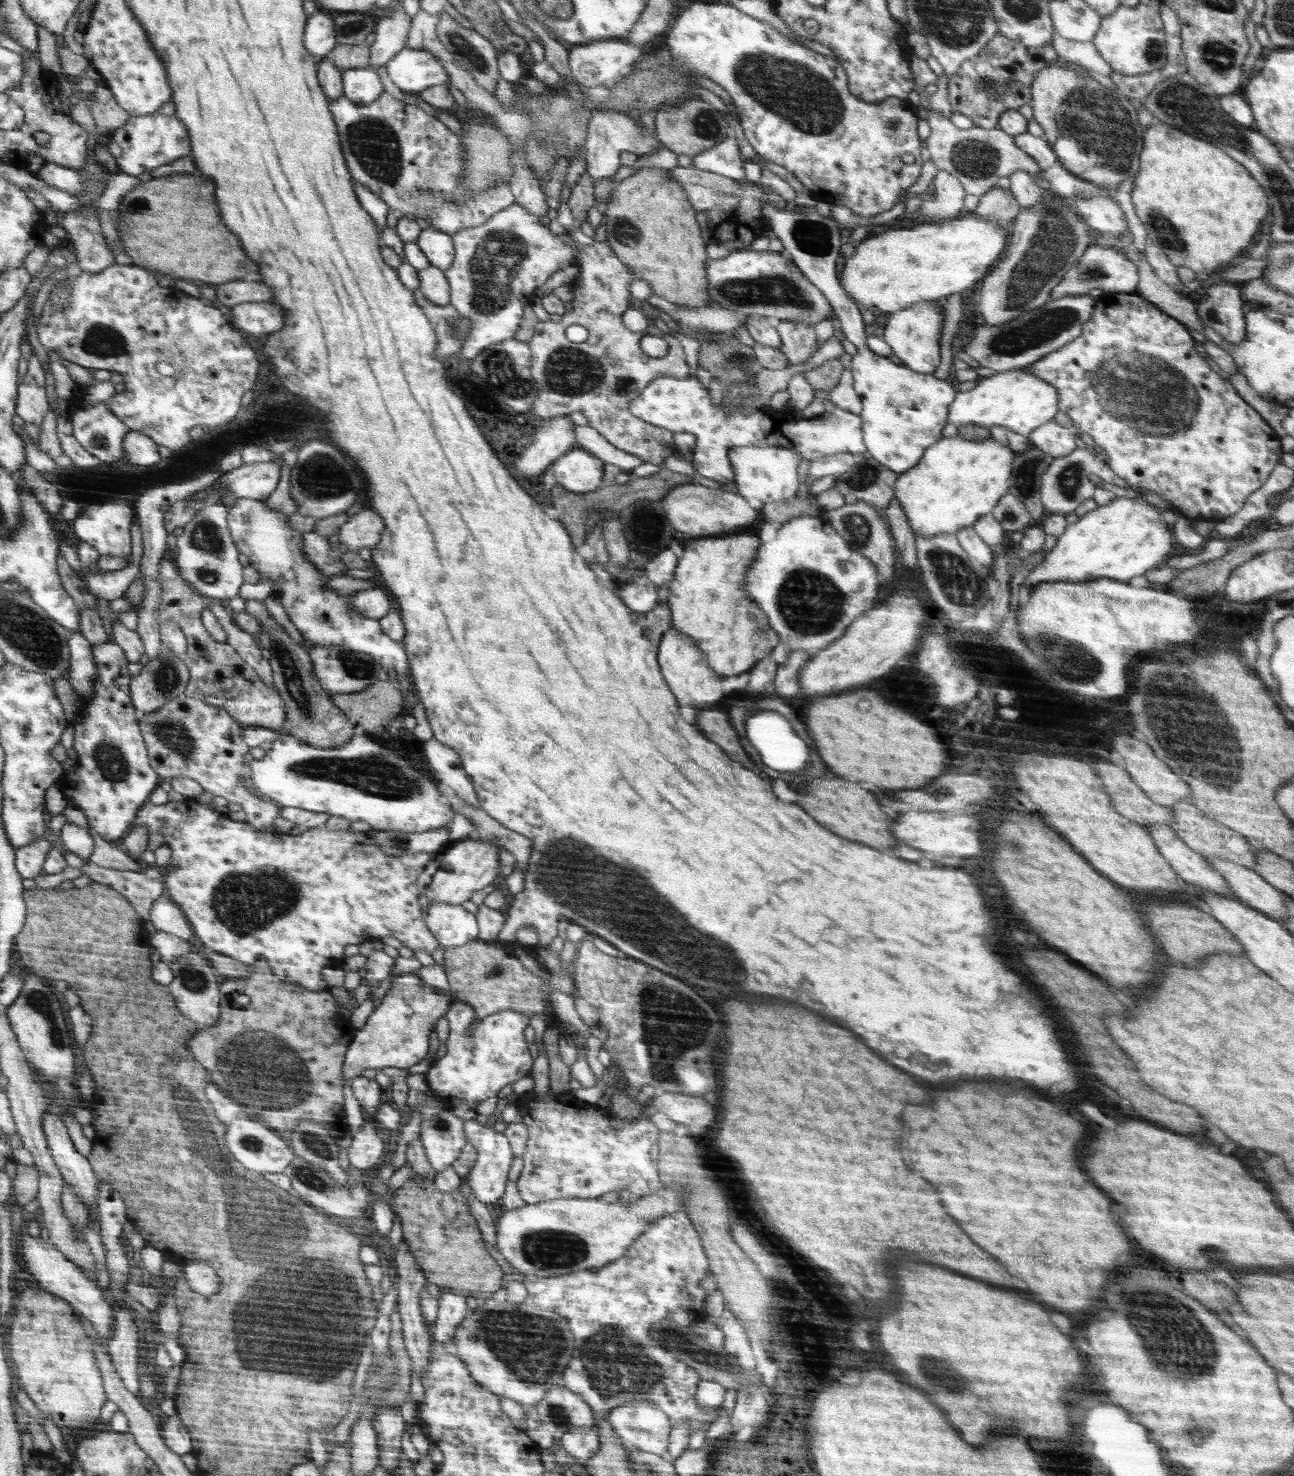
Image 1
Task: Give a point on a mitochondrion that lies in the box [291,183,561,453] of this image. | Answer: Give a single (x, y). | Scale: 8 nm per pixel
(494, 265)

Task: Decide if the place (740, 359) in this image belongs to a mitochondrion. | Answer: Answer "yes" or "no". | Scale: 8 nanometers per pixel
yes

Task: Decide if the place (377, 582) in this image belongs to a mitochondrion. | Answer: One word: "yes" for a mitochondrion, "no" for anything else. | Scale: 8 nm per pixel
no

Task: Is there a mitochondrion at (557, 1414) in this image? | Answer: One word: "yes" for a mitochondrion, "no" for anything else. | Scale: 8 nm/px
yes

